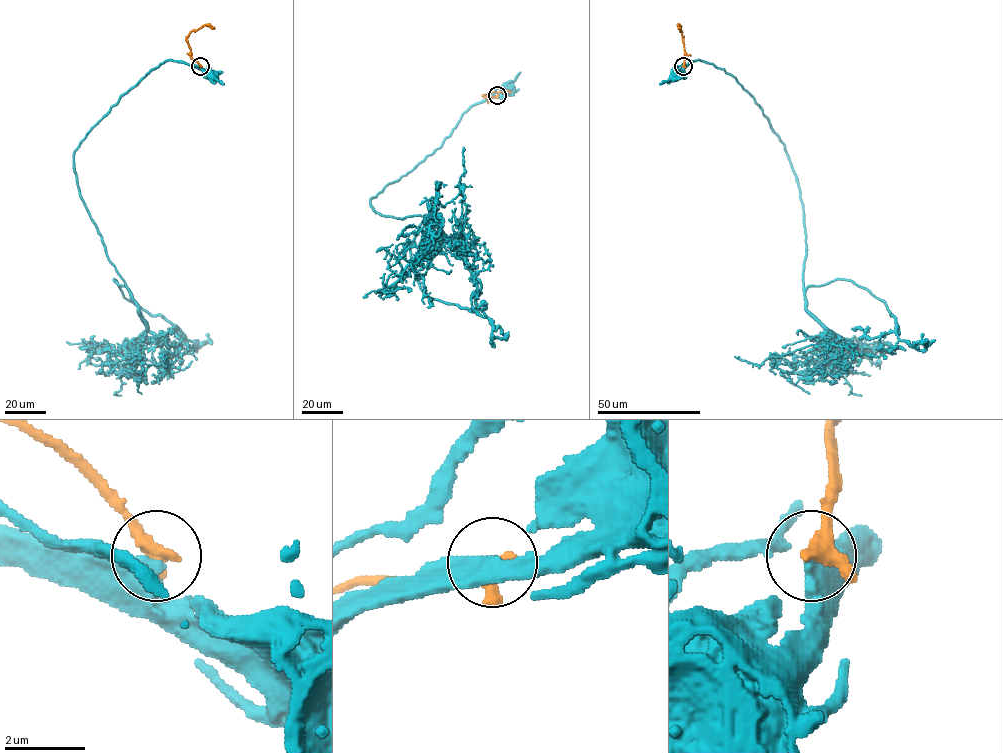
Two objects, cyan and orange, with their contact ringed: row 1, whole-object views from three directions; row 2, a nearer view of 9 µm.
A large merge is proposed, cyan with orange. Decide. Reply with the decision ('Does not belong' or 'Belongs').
Does not belong

